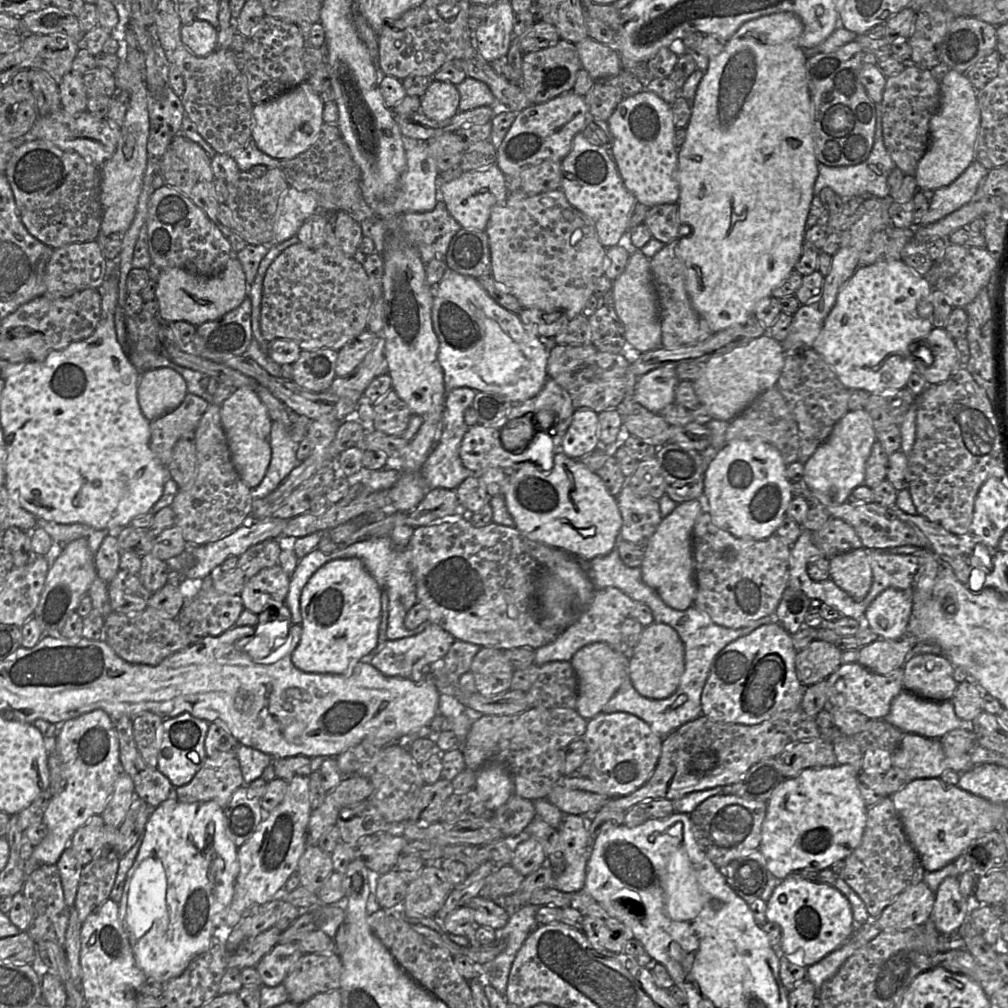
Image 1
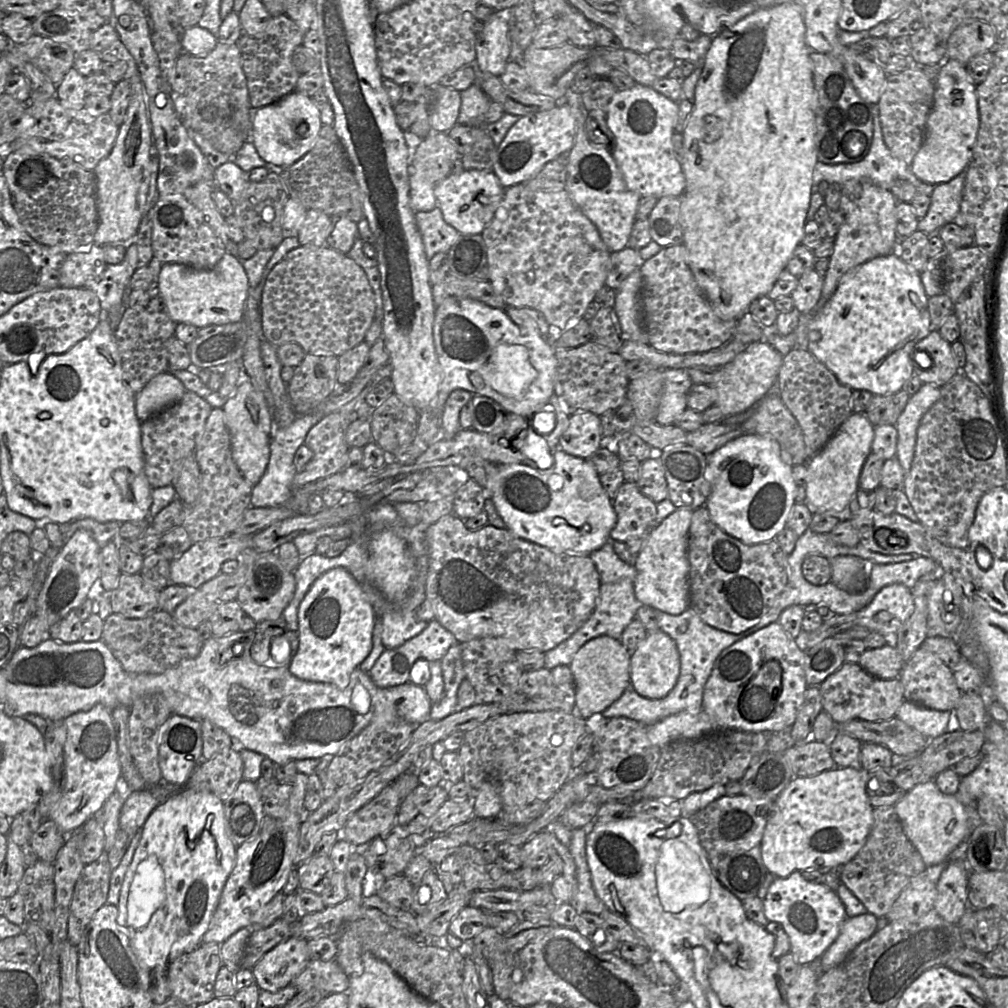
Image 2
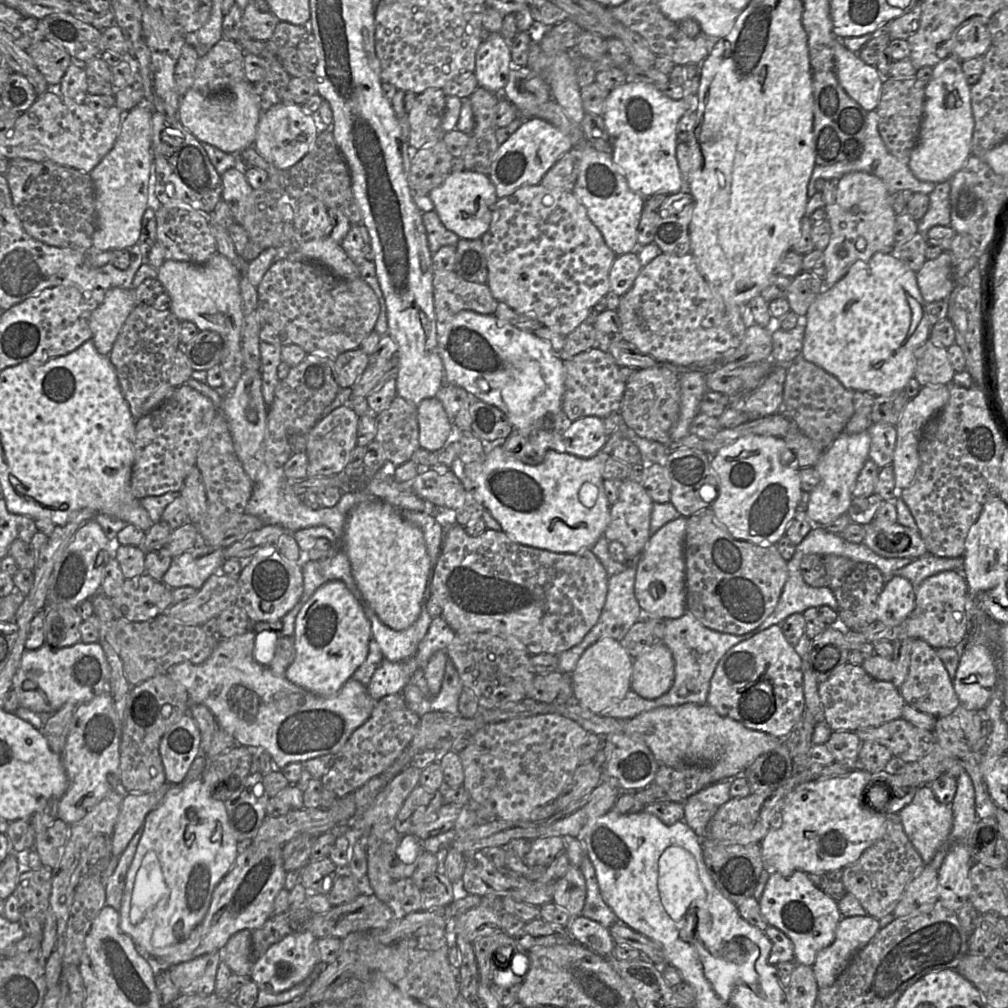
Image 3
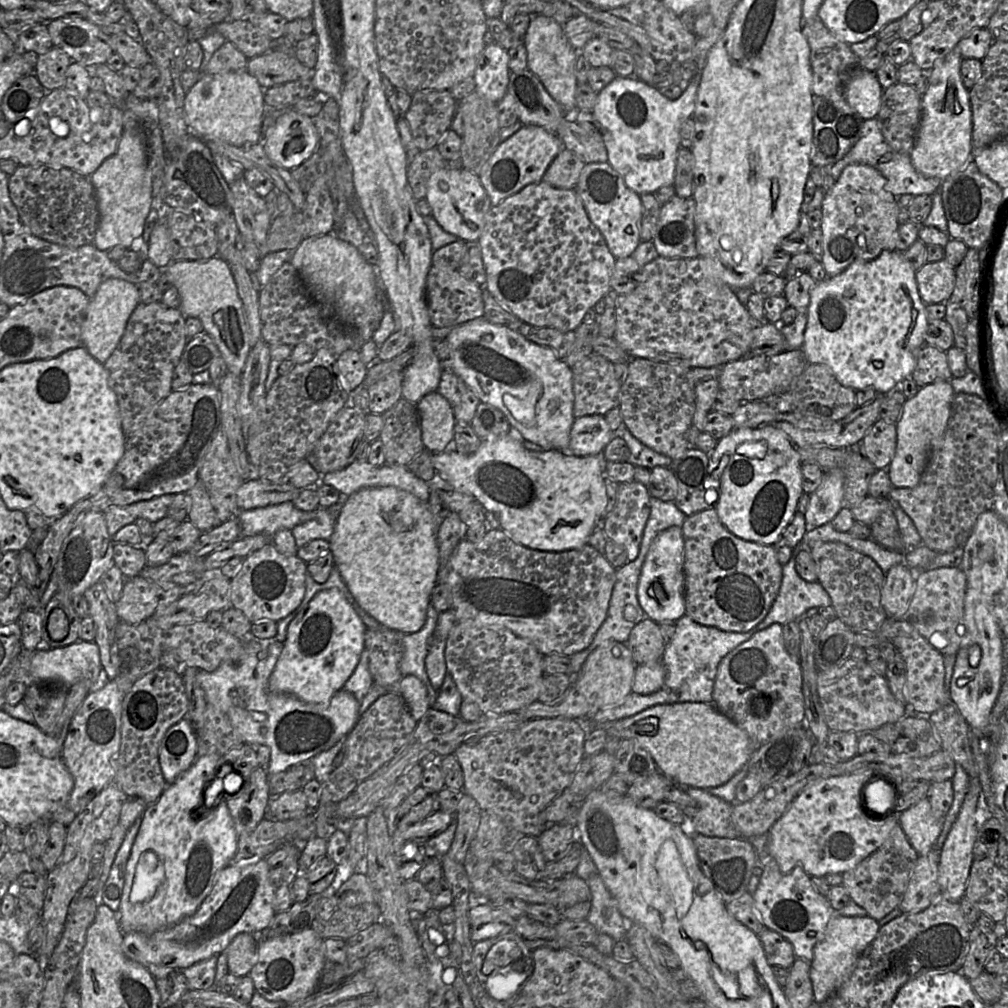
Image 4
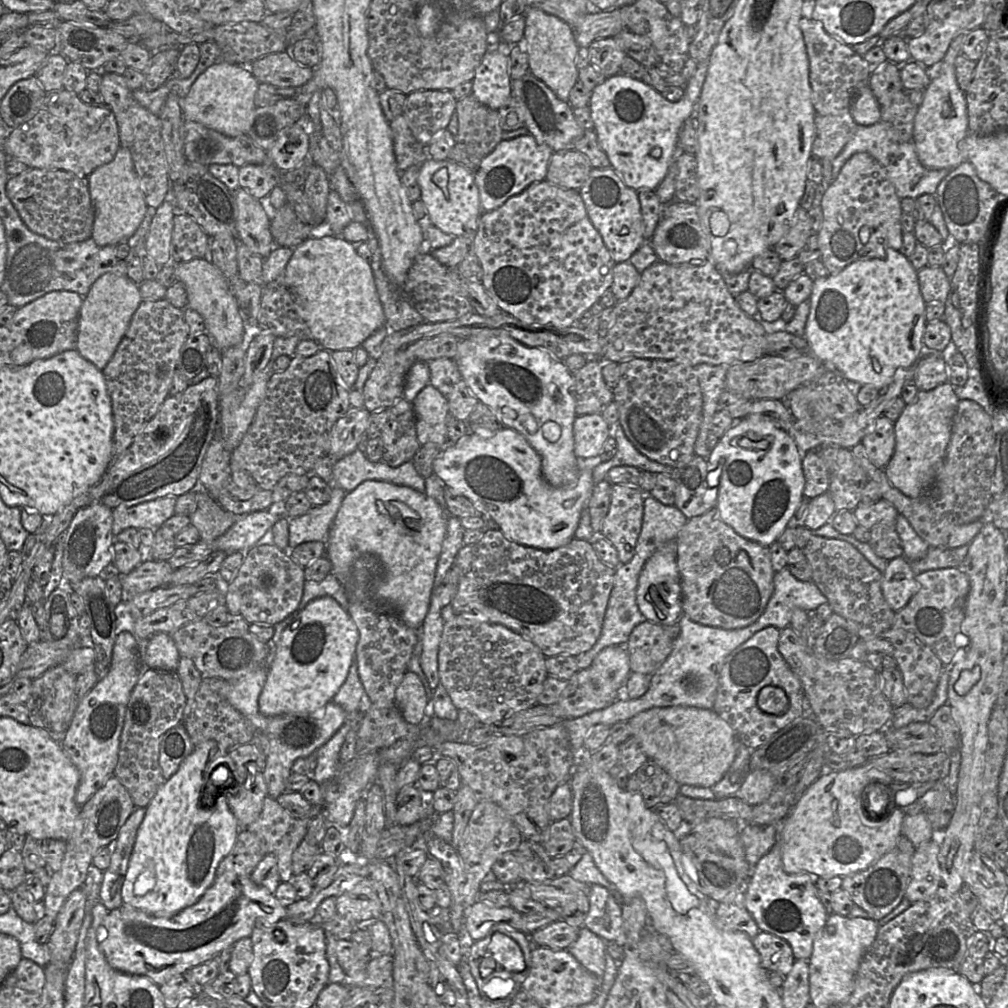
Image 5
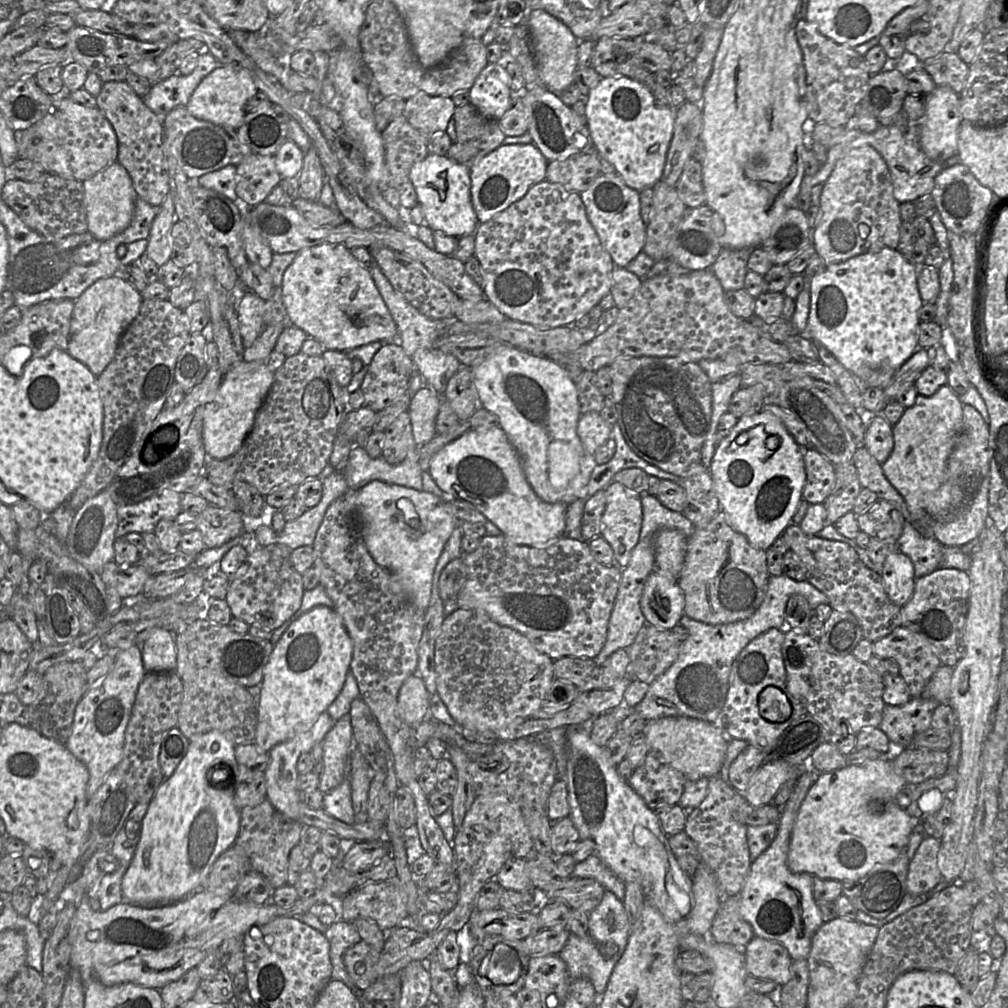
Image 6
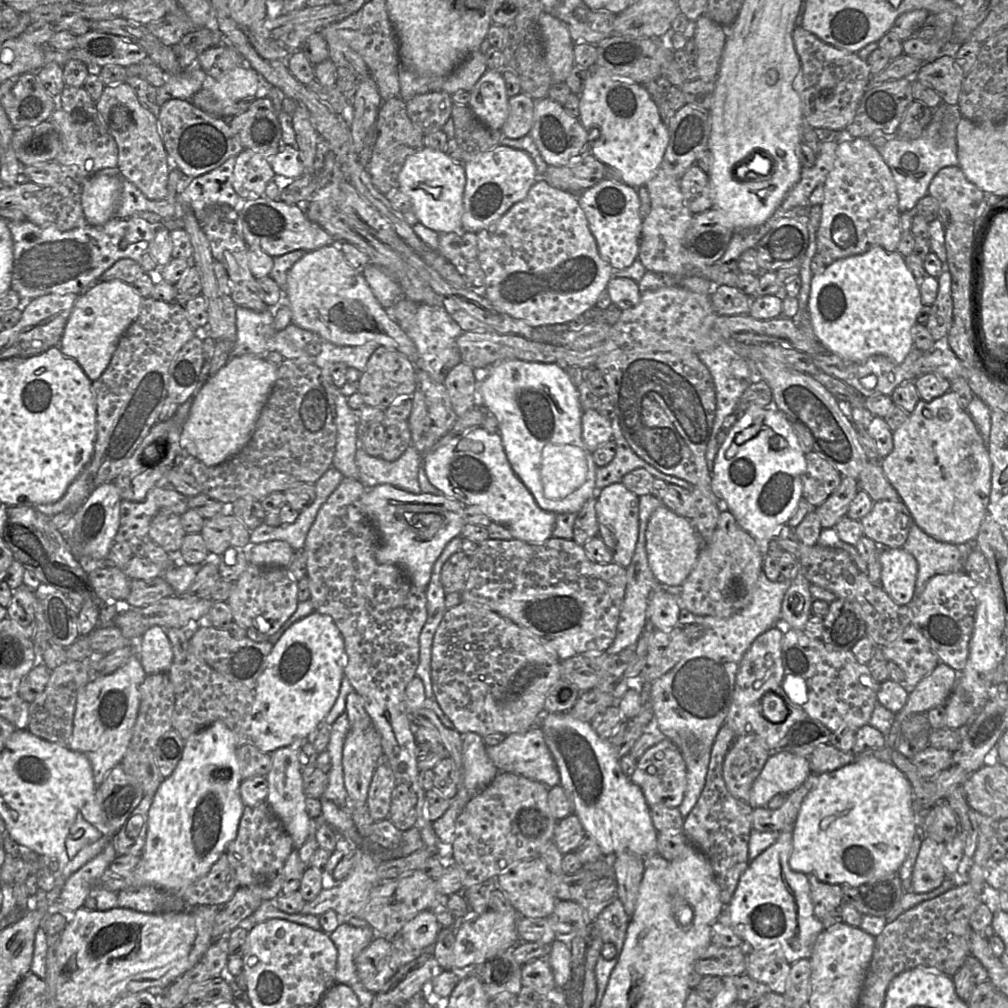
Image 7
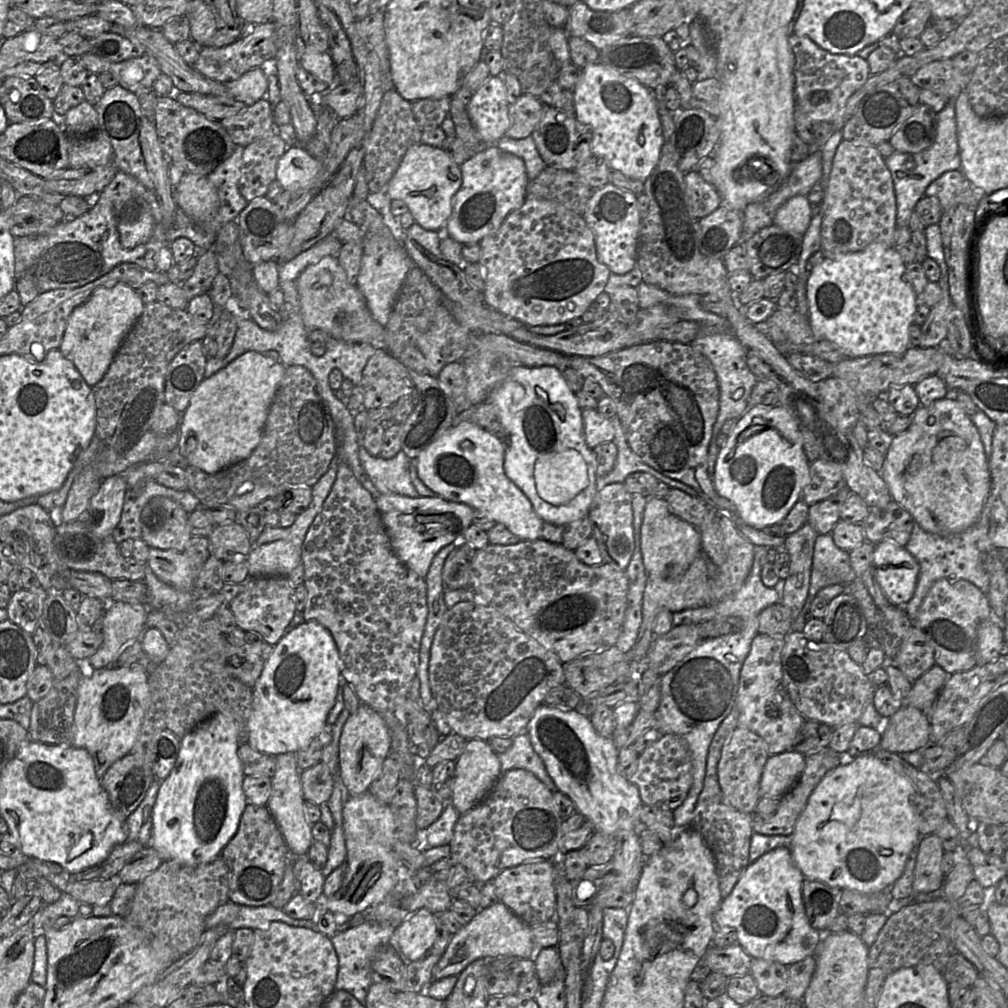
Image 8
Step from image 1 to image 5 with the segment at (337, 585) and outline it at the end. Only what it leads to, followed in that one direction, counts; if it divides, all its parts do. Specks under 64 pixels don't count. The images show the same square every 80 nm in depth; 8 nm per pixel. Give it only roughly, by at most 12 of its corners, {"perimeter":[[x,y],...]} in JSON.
{"perimeter":[[334,598],[309,602],[271,651],[268,717],[321,711],[359,631]]}

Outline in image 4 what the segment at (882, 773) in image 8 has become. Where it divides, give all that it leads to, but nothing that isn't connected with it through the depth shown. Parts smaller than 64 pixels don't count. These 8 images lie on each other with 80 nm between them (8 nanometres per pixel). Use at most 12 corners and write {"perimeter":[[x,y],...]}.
{"perimeter":[[862,771],[815,780],[768,831],[782,873],[843,874],[899,823]]}

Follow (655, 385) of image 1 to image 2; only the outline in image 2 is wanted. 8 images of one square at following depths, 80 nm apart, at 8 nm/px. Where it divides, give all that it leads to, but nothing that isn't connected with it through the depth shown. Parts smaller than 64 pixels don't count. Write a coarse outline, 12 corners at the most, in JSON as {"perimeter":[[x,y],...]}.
{"perimeter":[[687,369],[662,370],[656,422],[675,425],[693,385]]}

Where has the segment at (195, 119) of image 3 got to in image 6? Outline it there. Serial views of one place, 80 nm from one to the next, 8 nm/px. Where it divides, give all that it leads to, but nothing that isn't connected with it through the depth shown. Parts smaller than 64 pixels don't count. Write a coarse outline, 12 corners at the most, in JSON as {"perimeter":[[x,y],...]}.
{"perimeter":[[210,72],[186,108],[196,118],[237,130],[257,93],[249,72]]}

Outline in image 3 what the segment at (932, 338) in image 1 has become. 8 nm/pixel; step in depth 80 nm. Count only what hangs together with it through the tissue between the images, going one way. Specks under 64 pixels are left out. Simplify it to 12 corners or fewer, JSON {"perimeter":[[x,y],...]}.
{"perimeter":[[925,341],[914,351],[920,386],[949,386],[947,349]]}

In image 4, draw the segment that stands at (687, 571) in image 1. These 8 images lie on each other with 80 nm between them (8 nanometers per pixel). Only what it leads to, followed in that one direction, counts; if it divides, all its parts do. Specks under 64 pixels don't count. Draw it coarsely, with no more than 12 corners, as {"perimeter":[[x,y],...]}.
{"perimeter":[[682,527],[652,542],[639,576],[645,618],[686,614]]}

